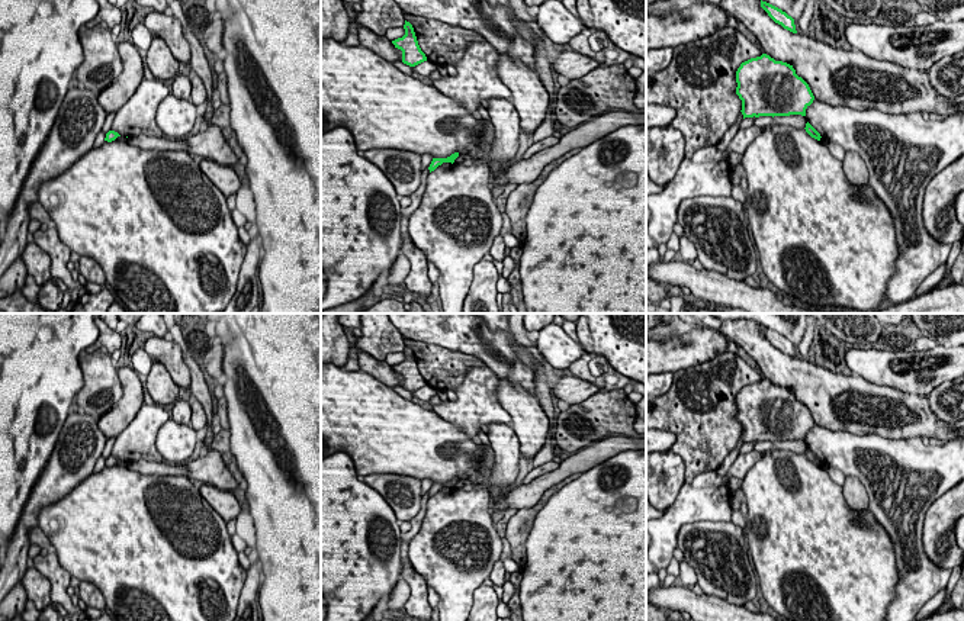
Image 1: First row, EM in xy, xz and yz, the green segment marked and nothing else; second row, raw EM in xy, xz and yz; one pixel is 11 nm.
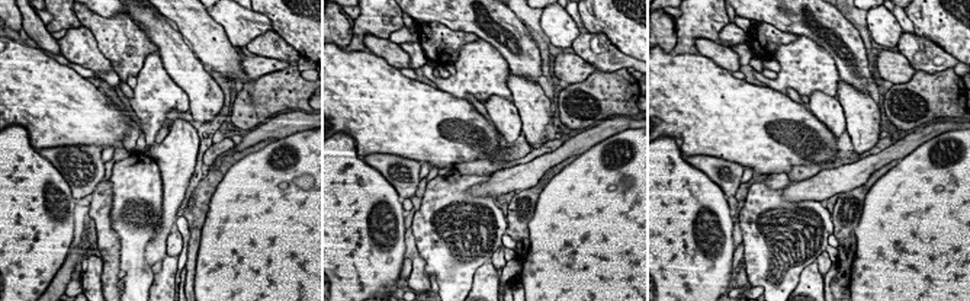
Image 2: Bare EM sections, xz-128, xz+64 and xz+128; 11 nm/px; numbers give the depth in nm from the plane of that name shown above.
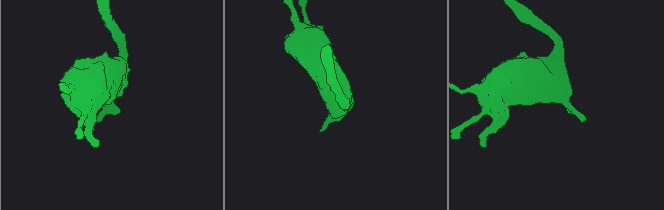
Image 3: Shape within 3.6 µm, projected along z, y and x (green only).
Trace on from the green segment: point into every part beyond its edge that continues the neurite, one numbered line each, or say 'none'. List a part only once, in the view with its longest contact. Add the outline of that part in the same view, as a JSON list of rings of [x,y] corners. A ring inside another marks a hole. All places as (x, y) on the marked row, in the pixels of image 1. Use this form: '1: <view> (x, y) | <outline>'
none

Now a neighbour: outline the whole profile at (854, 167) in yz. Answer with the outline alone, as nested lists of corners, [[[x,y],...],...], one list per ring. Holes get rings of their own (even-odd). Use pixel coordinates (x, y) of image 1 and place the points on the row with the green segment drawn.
[[[846,151],[842,168],[846,180],[855,187],[864,187],[868,184],[868,168],[864,160],[855,151]]]

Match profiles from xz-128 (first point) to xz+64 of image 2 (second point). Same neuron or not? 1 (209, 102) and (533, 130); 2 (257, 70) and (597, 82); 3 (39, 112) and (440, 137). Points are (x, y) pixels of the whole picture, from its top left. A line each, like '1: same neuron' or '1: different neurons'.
1: same neuron
2: different neurons
3: same neuron

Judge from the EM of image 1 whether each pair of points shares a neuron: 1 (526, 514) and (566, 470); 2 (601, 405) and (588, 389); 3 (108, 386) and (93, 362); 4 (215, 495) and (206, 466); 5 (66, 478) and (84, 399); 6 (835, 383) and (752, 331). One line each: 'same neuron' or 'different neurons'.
1: different neurons
2: different neurons
3: same neuron
4: different neurons
5: different neurons
6: same neuron

